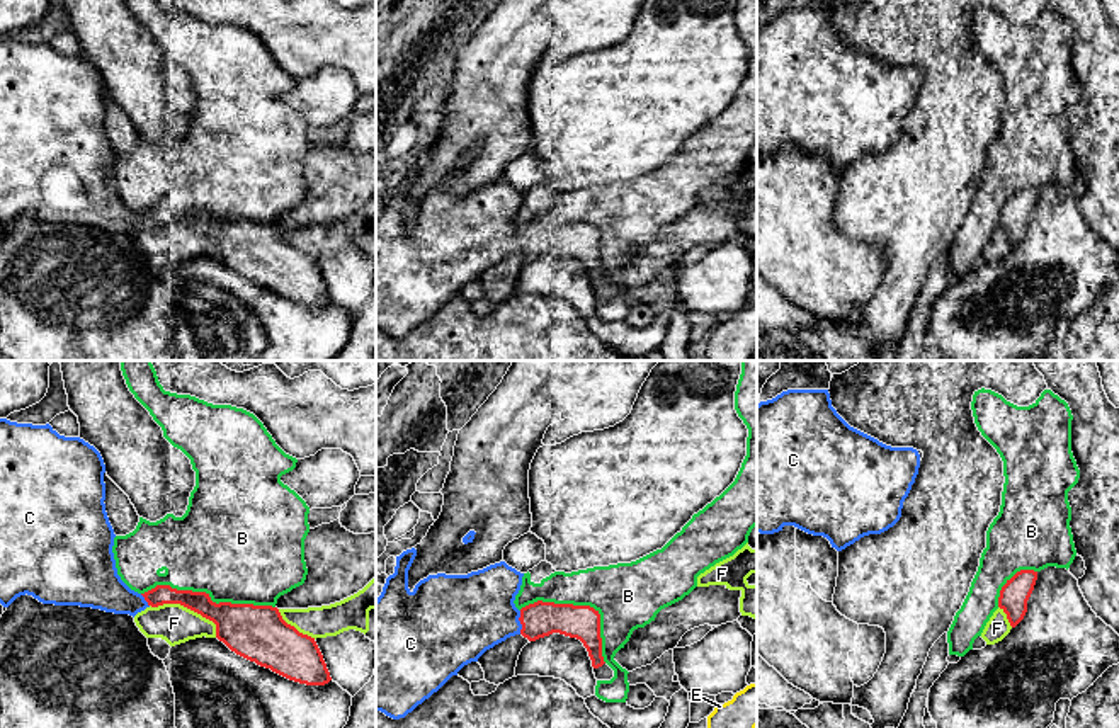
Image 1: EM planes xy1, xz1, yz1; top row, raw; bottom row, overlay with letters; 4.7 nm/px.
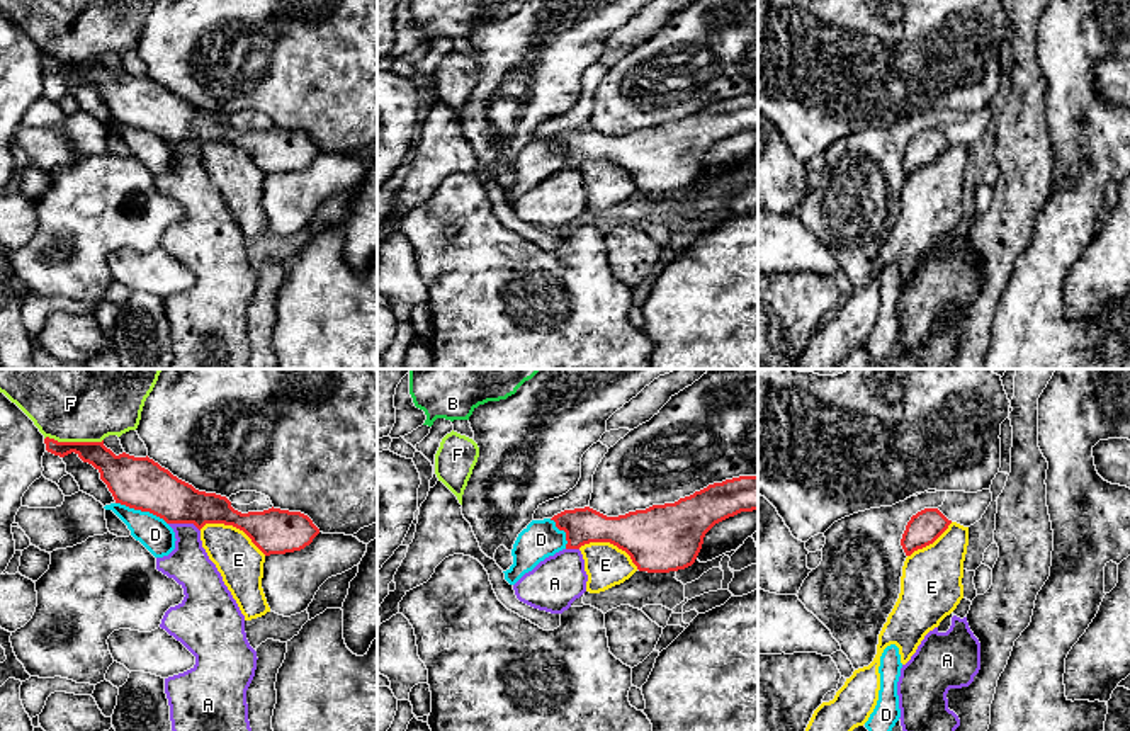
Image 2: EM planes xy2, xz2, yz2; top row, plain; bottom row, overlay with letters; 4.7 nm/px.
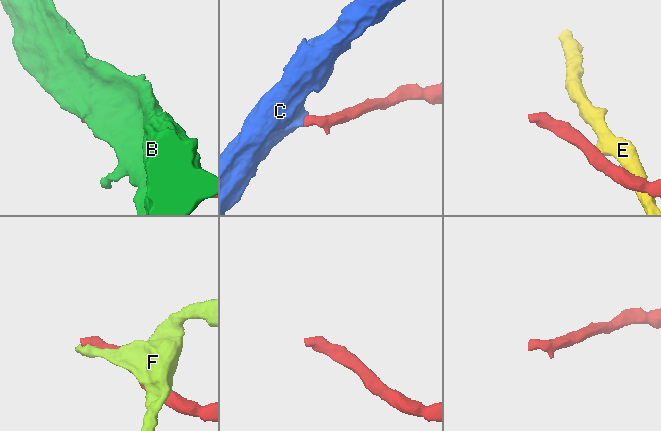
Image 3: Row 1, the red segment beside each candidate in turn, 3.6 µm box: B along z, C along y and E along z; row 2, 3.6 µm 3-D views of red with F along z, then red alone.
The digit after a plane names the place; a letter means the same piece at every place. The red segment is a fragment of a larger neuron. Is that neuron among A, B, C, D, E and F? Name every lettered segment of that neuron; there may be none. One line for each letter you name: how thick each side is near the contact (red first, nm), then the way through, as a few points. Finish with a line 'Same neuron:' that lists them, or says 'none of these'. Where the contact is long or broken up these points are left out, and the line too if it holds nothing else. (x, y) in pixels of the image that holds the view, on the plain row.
C: 170/380 nm | across xz1 (538, 238), (521, 242), (470, 233)
Same neuron: C

